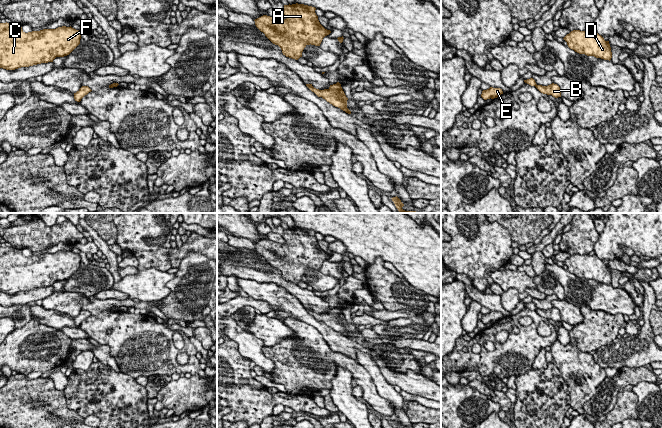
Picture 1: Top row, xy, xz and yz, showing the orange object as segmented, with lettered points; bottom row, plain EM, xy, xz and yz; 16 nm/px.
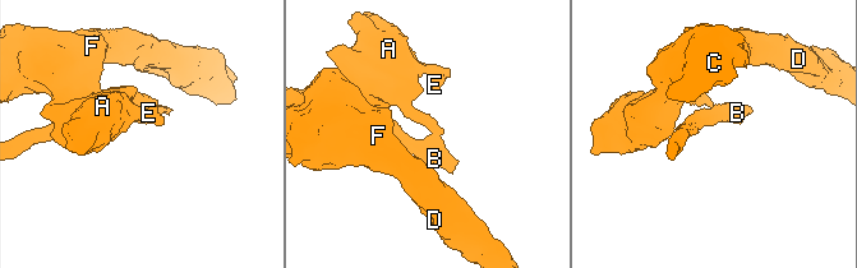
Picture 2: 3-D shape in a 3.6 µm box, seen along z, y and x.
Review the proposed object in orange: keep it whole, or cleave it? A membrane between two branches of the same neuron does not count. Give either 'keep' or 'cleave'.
cleave

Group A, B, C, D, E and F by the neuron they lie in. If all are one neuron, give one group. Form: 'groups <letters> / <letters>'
groups A C D E F / B

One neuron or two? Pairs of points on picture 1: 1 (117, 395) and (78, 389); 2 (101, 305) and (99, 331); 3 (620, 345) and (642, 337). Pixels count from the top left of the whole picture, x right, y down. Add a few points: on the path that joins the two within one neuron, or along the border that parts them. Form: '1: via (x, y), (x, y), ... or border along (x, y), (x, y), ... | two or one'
1: via (107, 394), (101, 391), (88, 391) | one
2: border along (108, 309), (92, 315) | two
3: via (626, 347), (634, 347), (638, 343) | one

